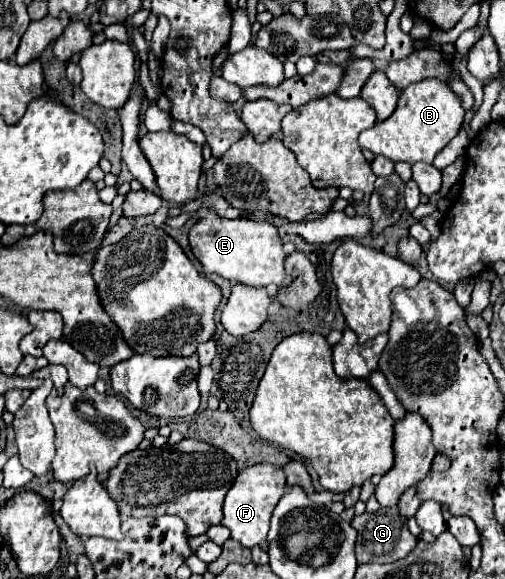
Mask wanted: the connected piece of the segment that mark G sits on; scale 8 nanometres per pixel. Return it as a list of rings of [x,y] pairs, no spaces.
[[[380,507],[374,513],[364,513],[354,517],[352,527],[358,531],[356,539],[356,559],[358,563],[392,563],[398,559],[404,559],[414,545],[418,543],[418,537],[414,537],[408,531],[408,519],[400,515],[398,507]]]

